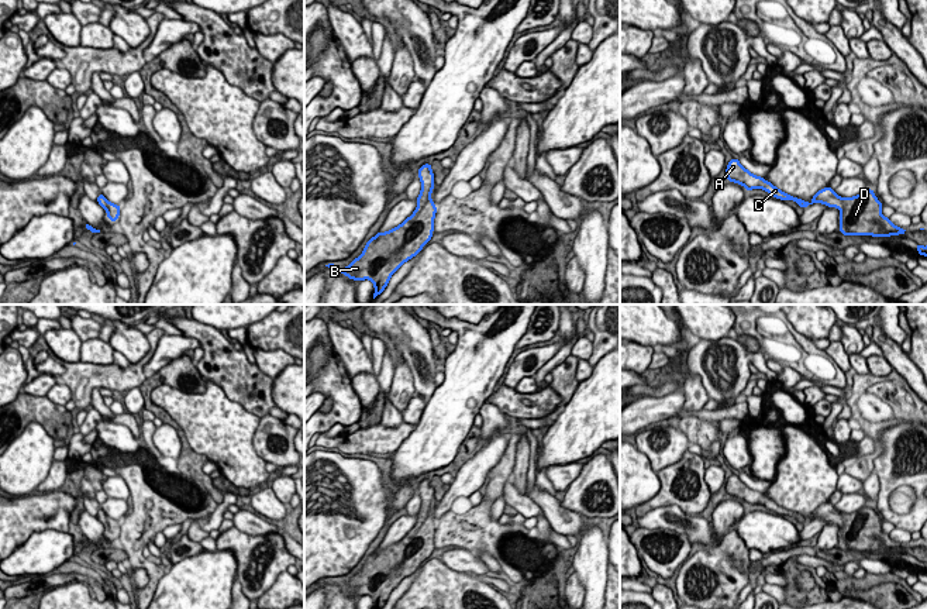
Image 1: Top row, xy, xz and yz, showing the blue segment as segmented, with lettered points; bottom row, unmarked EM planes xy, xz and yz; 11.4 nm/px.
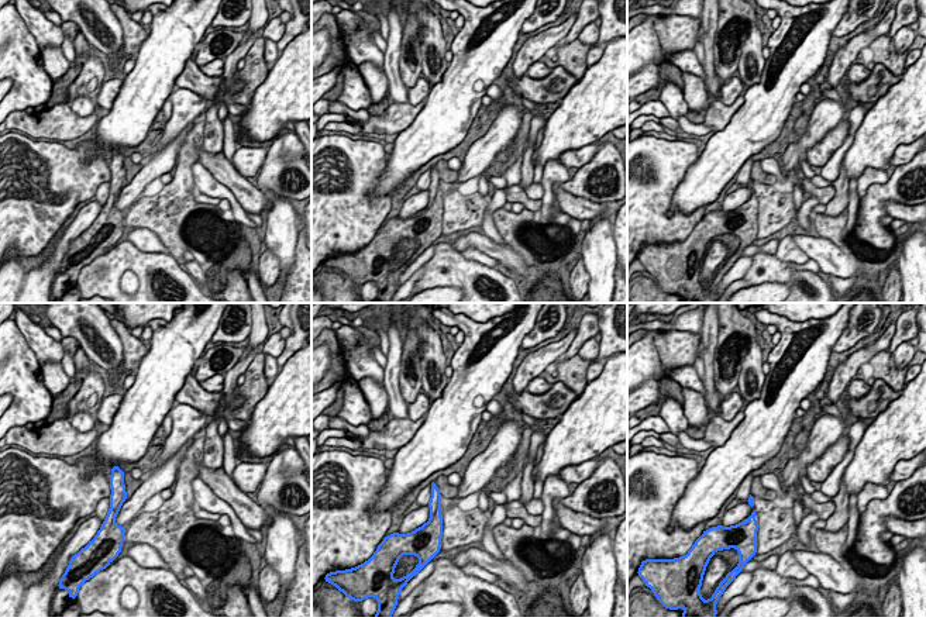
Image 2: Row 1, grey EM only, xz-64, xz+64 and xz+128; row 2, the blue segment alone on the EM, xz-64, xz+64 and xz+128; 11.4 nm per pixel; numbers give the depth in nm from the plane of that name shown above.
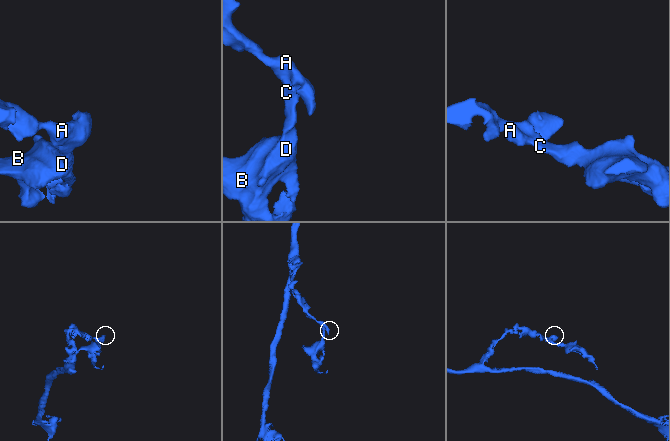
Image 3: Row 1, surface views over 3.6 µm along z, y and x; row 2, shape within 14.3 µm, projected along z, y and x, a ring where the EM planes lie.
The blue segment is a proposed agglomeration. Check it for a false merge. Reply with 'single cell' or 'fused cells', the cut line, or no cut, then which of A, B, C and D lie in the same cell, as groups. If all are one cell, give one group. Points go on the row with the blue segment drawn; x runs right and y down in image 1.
single cell; cut none; groups A B C D

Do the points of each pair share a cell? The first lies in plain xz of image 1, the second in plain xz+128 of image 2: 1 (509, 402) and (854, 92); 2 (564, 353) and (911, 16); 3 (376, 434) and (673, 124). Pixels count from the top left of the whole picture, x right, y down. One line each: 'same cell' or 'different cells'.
1: same cell
2: same cell
3: different cells

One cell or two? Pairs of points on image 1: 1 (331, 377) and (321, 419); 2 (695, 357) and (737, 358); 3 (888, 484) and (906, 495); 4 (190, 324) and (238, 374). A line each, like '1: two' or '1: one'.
1: one
2: one
3: two
4: one

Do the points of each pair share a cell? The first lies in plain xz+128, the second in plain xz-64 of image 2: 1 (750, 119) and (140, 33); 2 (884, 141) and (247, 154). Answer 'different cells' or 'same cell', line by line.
1: different cells
2: different cells

